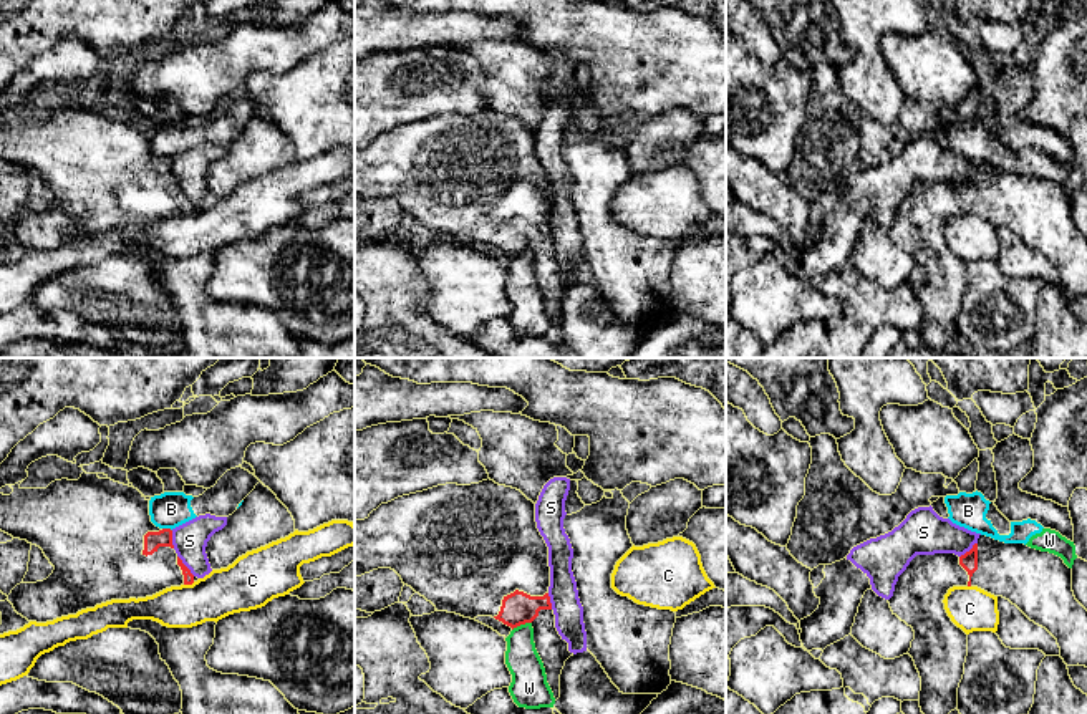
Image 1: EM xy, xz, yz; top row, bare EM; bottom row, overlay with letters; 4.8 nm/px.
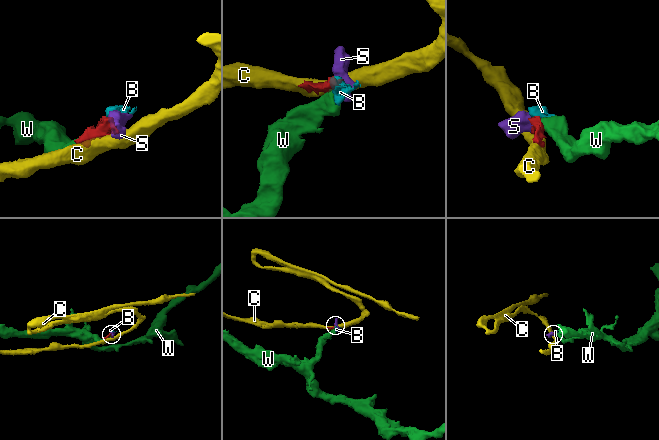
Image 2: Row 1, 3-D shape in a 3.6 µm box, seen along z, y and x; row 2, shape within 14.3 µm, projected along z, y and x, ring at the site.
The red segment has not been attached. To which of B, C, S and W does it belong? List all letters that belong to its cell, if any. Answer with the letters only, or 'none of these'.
none of these

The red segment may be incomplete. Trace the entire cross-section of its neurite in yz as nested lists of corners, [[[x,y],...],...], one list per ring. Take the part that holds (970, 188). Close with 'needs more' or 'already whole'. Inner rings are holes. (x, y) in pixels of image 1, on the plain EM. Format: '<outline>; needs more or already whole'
[[[979,164],[969,181],[958,186],[954,182],[916,184],[906,199],[898,205],[893,225],[888,229],[893,244],[915,260],[915,268],[908,283],[921,306],[920,336],[921,341],[935,351],[958,338],[958,316],[964,303],[968,285],[968,263],[958,257],[944,239],[944,224],[953,215],[978,215],[994,225],[1002,225],[1016,234],[1031,250],[1046,257],[1060,277],[1060,287],[1067,295],[1087,297],[1087,239],[1075,229],[1072,220],[1072,197],[1054,182],[1031,177],[1024,172],[1004,172],[986,164]]]; needs more

